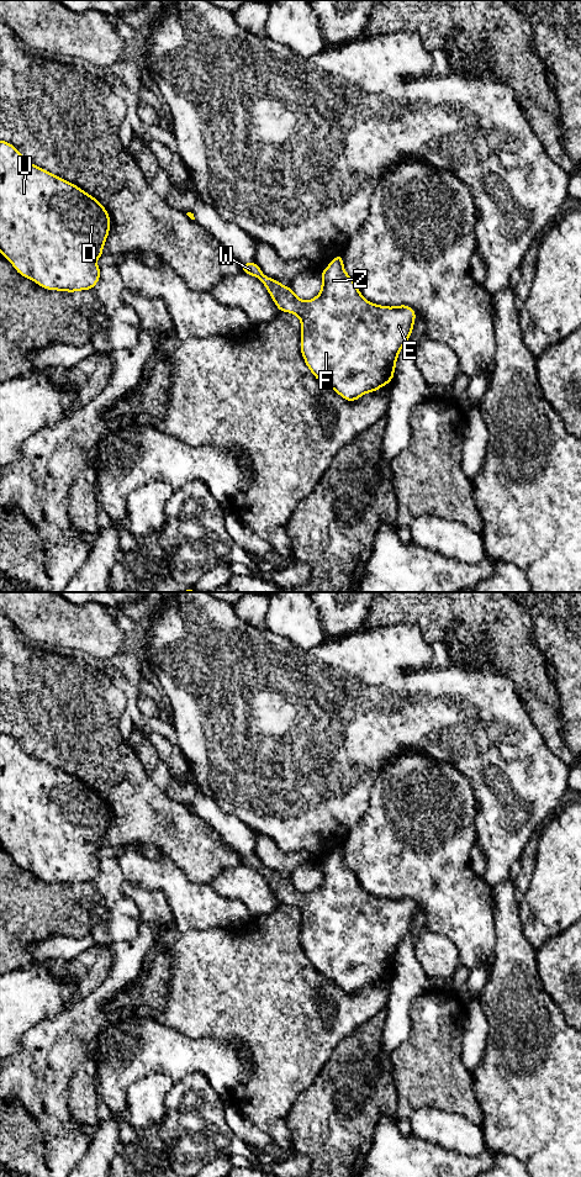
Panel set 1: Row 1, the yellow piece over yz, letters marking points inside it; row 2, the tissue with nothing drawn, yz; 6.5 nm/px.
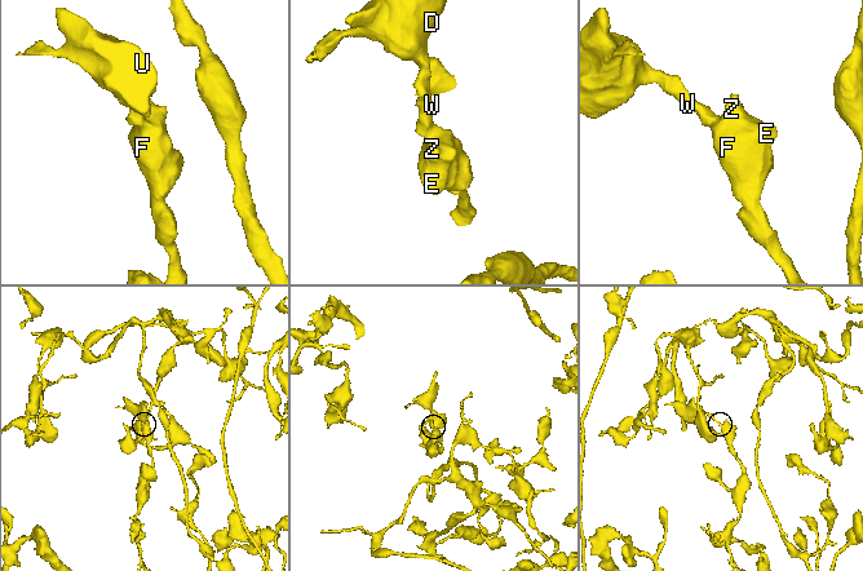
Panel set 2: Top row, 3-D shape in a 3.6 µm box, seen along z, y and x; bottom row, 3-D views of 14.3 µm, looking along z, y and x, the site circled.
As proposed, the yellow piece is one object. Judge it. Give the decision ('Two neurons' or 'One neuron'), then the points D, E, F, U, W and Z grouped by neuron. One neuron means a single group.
One neuron. Groups: D E F U W Z

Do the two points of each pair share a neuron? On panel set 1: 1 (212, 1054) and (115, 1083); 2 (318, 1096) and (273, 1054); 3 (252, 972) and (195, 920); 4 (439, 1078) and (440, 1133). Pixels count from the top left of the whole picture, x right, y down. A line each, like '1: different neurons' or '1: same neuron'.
1: same neuron
2: different neurons
3: different neurons
4: different neurons

